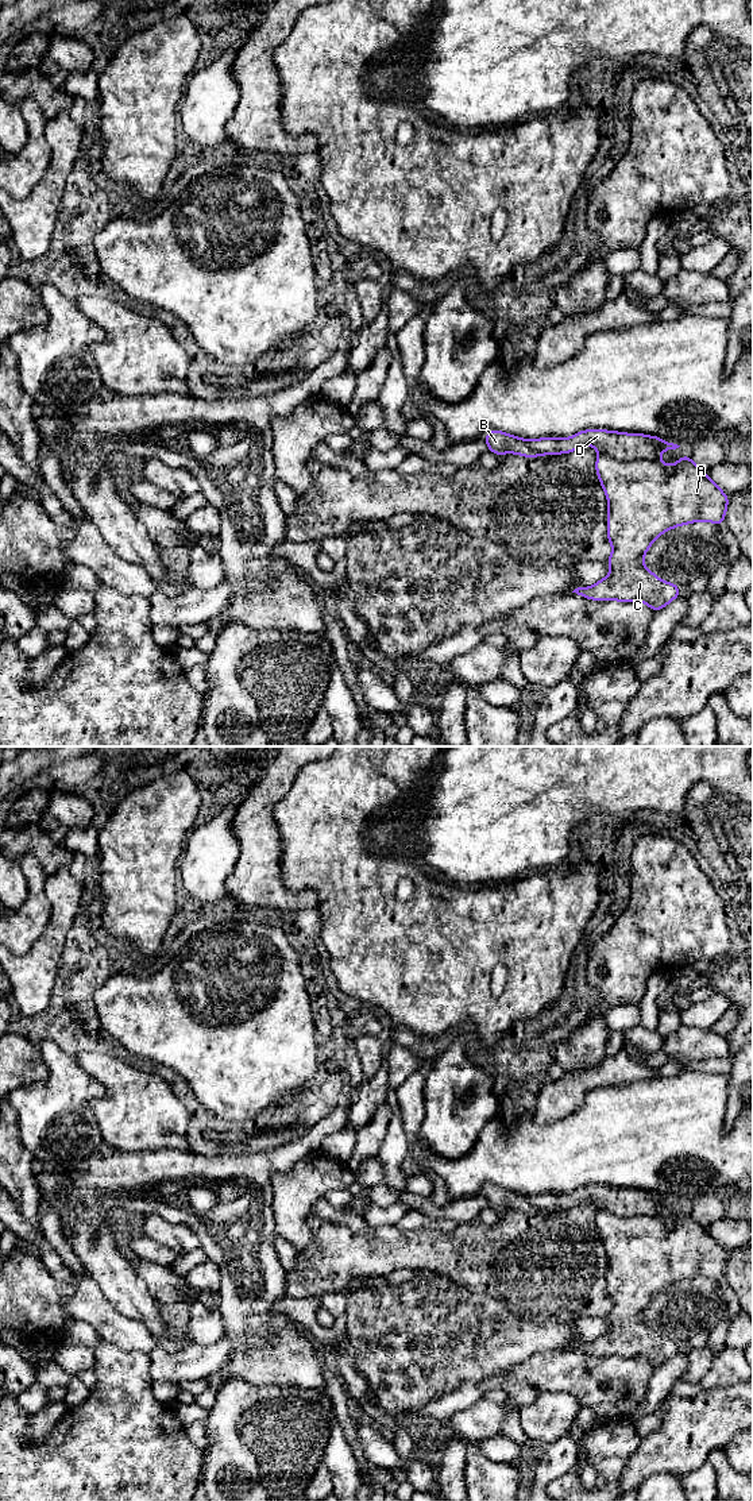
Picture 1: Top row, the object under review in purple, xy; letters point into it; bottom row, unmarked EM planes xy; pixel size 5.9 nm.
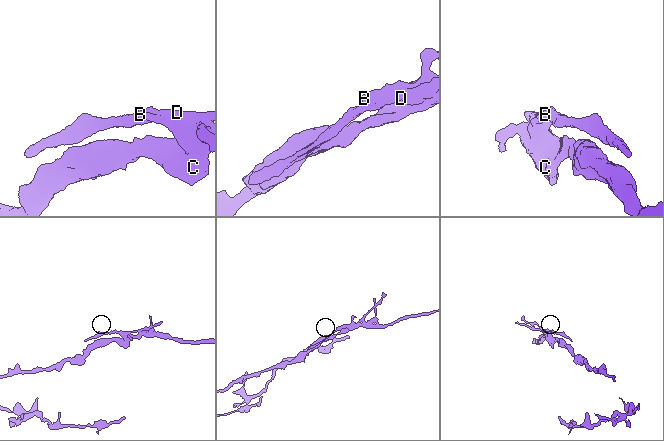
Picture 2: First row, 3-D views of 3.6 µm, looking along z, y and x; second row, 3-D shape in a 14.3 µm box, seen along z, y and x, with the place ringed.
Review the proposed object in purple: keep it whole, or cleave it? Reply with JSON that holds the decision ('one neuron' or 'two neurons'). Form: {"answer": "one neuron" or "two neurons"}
{"answer": "two neurons"}

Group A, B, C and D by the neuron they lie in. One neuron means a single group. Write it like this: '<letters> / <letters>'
A B C / D

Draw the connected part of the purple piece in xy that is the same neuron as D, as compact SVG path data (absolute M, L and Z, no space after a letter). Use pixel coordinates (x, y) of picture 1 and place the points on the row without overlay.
M587 1185L572 1193L541 1193L528 1196L540 1211L571 1209L580 1203L594 1201L598 1211L607 1211L617 1216L659 1216L663 1207L676 1205L680 1201L661 1196L657 1192L641 1189L622 1189L615 1186Z

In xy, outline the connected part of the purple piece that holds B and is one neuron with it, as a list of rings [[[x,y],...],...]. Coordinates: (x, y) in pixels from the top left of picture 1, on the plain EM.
[[[491,1185],[489,1191],[483,1193],[489,1201],[489,1207],[495,1211],[517,1209],[525,1213],[537,1213],[540,1209],[532,1204],[526,1195],[511,1192],[498,1185]]]

